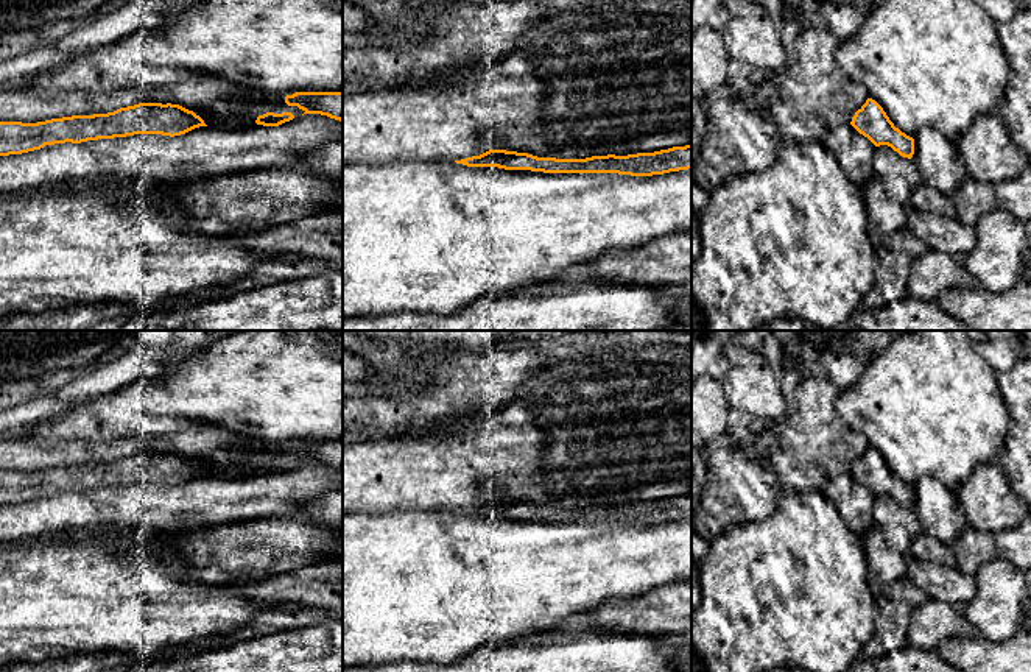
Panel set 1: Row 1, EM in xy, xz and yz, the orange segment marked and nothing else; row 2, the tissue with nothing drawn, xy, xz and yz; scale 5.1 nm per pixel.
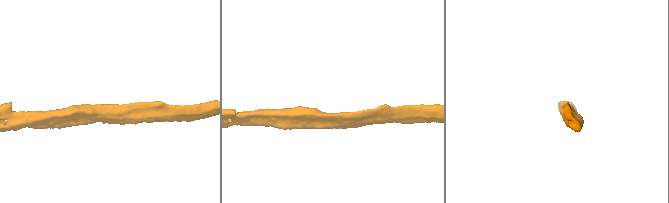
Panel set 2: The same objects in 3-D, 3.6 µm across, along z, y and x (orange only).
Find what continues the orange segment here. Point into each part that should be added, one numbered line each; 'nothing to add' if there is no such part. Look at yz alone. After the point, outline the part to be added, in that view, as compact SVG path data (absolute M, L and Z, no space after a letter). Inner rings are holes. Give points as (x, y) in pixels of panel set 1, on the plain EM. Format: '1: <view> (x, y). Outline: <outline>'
nothing to add

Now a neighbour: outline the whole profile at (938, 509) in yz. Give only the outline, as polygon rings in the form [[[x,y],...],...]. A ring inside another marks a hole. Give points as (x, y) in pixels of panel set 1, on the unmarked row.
[[[922,477],[916,483],[911,510],[917,516],[922,532],[947,546],[953,546],[969,527],[958,494],[933,477]]]

